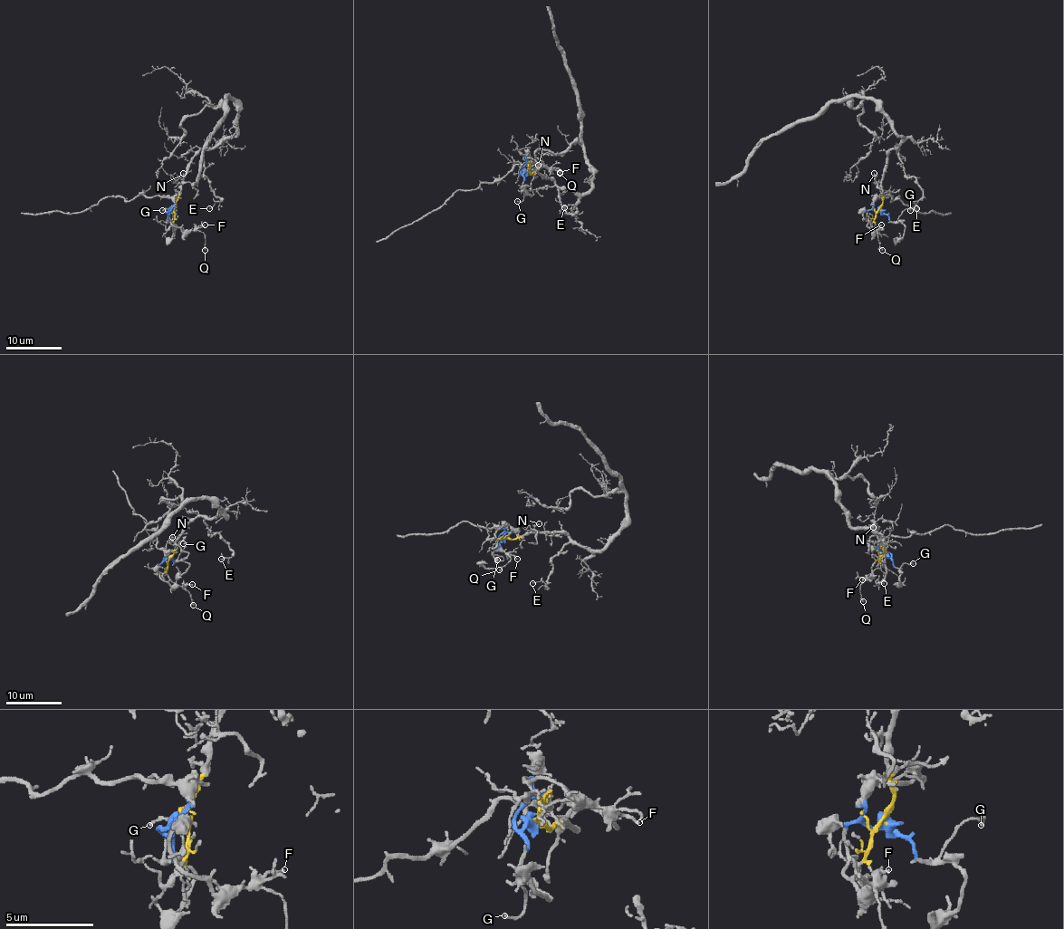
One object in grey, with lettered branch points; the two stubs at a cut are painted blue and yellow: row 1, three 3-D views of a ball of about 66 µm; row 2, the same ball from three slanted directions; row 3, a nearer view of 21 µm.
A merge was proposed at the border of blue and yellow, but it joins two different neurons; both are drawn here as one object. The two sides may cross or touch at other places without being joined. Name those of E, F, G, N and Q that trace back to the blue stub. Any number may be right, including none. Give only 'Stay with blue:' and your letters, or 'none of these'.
Stay with blue: F, G, Q

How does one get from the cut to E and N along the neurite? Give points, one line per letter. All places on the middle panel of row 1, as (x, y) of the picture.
E: (526, 171), (550, 177), (555, 183), (560, 205), (568, 213), (576, 210), (573, 205), (564, 207)
N: (526, 171), (535, 171), (538, 165)

